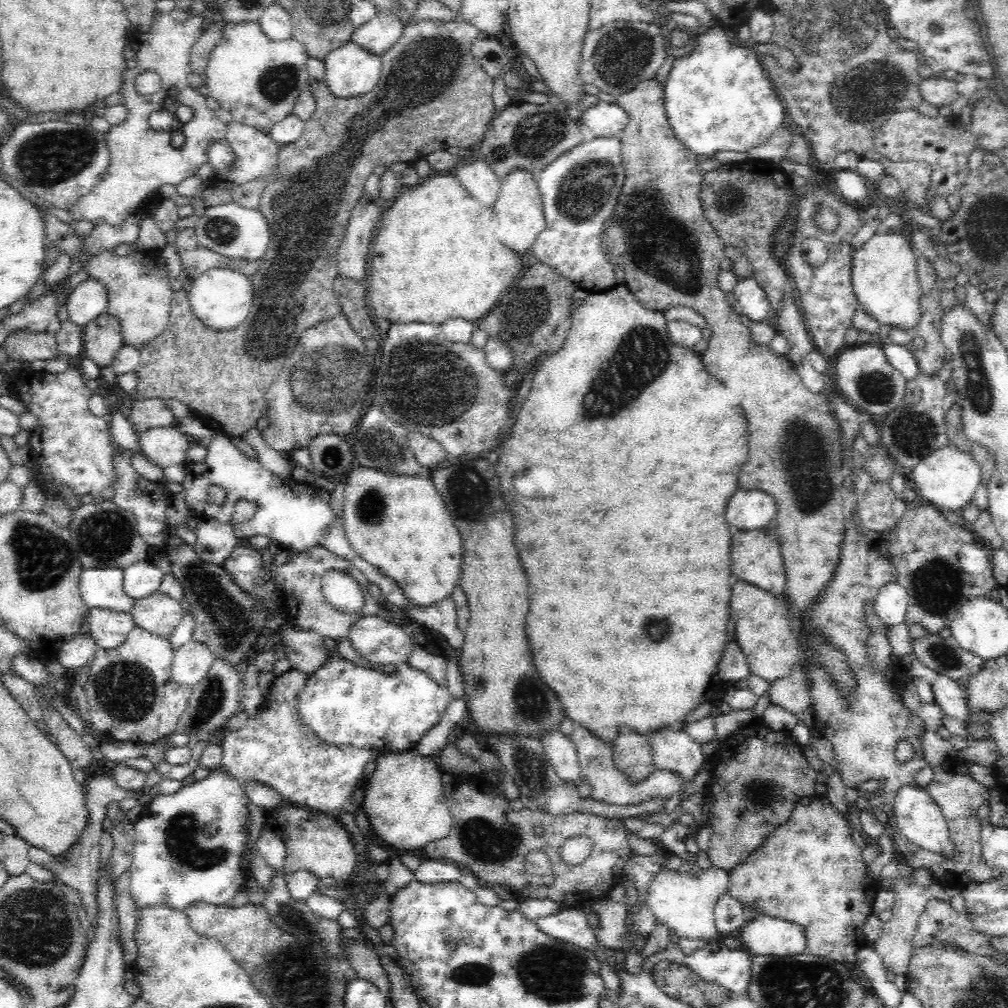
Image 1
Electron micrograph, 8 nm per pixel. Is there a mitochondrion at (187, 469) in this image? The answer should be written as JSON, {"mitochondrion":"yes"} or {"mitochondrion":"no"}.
{"mitochondrion":"no"}

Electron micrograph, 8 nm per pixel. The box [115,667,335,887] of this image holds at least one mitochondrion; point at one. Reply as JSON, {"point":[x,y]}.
{"point":[192,845]}

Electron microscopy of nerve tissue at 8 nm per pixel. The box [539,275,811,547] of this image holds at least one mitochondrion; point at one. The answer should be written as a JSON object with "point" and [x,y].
{"point":[642,357]}

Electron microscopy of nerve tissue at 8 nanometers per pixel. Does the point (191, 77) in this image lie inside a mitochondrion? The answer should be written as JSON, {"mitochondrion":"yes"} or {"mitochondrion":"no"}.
{"mitochondrion":"no"}

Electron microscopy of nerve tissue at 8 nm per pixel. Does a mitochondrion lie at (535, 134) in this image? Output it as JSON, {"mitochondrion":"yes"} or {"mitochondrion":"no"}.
{"mitochondrion":"yes"}

